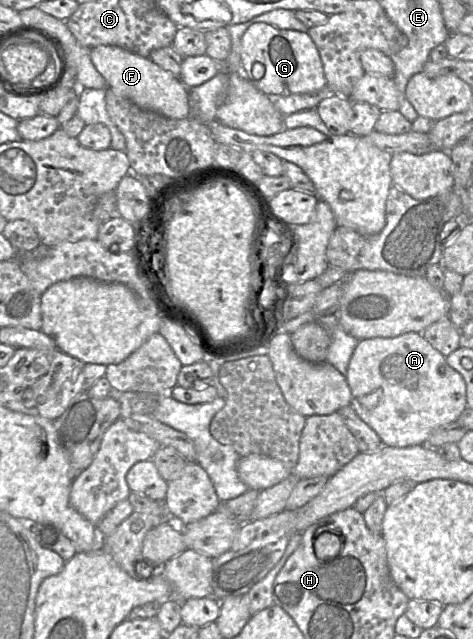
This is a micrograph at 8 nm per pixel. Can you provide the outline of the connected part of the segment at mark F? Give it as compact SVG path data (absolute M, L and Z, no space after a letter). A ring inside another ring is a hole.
M112 45L93 47L89 49L89 55L96 70L105 79L107 87L116 96L170 119L184 119L190 116L189 89L178 77L162 69L149 58Z

